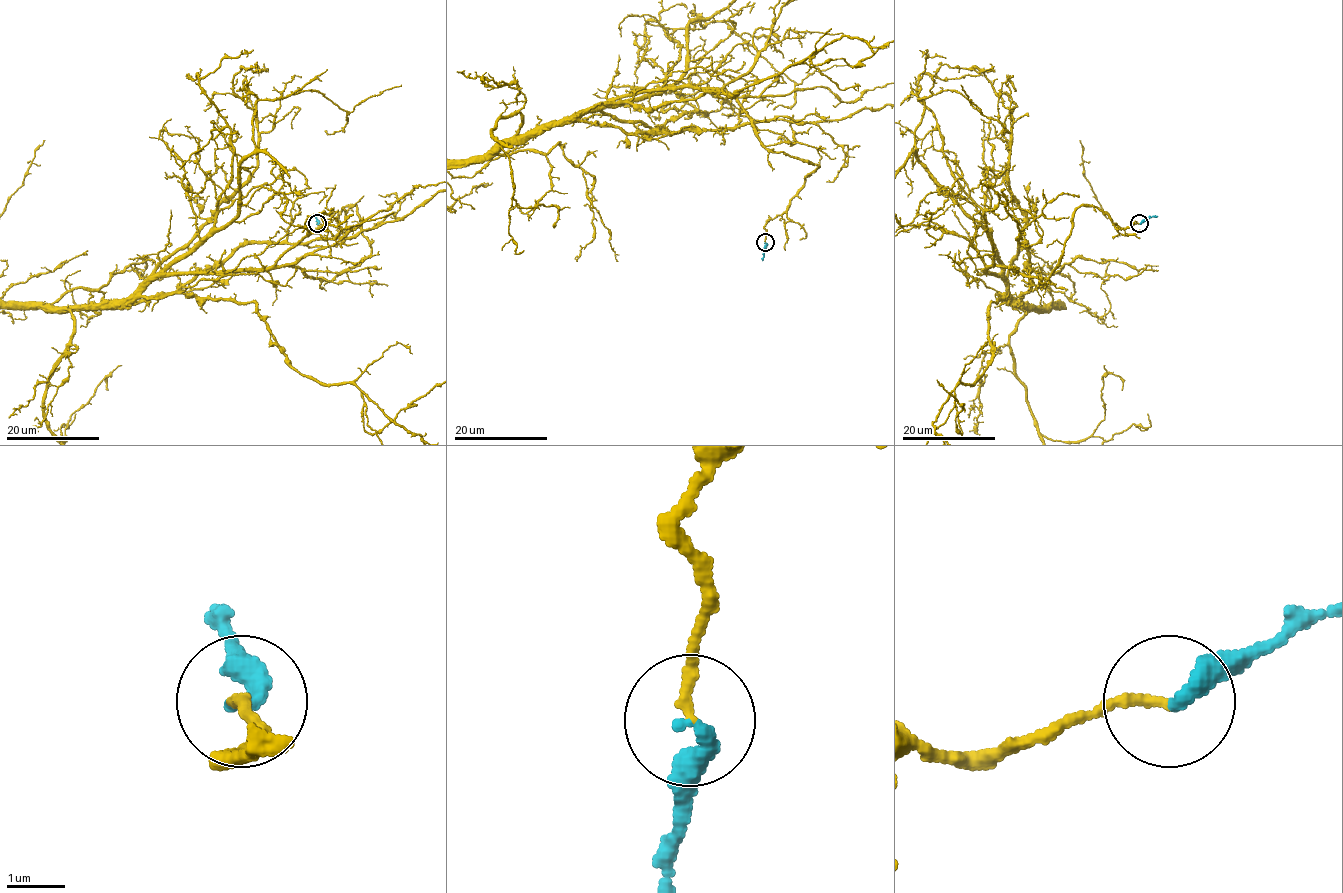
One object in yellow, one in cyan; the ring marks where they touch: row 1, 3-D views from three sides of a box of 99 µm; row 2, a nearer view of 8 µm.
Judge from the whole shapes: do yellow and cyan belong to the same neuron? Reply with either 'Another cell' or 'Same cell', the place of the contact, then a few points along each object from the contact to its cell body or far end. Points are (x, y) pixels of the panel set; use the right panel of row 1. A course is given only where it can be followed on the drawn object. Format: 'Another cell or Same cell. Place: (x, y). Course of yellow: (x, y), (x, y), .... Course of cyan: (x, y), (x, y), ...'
Same cell. Place: (1139, 223). Course of cyan: (1140, 224), (1157, 215)

